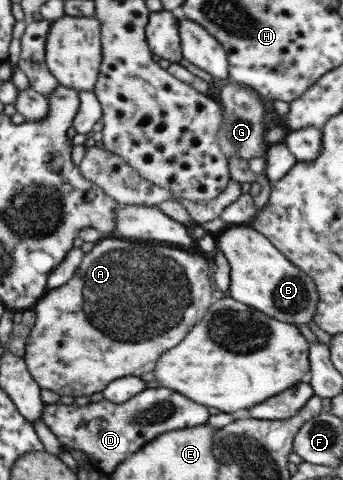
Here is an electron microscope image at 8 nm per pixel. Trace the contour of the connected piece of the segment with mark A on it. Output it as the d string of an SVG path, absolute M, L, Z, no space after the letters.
M106 236L95 242L91 250L83 254L71 278L65 284L47 290L32 308L35 320L25 339L22 359L30 378L41 389L51 390L59 397L101 393L106 384L116 378L138 377L143 372L151 372L161 352L177 346L185 332L203 318L213 301L207 276L209 268L203 258L189 254L183 248L156 242L125 242L109 238L112 237Z

